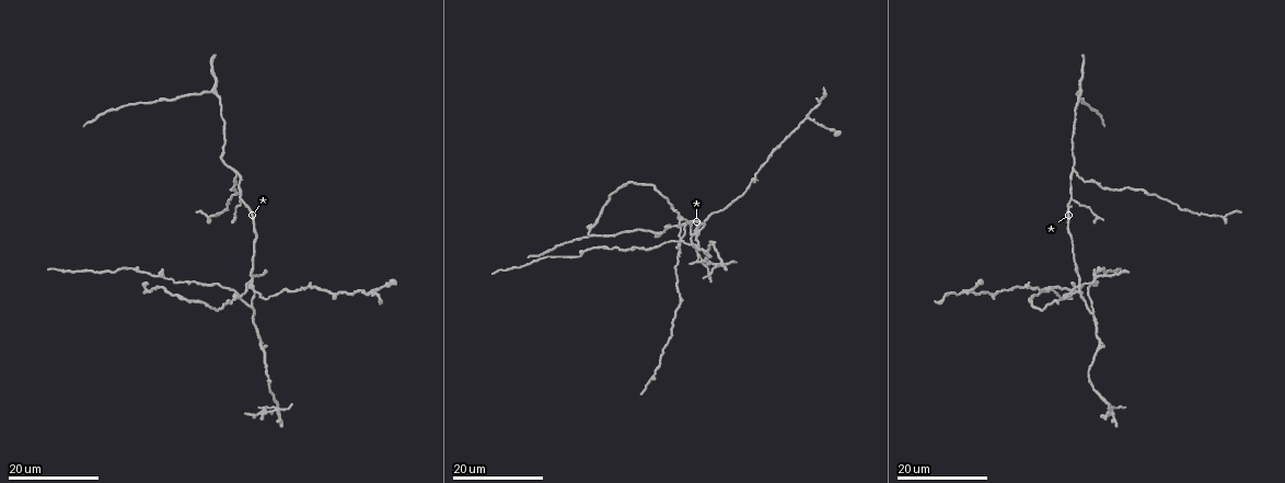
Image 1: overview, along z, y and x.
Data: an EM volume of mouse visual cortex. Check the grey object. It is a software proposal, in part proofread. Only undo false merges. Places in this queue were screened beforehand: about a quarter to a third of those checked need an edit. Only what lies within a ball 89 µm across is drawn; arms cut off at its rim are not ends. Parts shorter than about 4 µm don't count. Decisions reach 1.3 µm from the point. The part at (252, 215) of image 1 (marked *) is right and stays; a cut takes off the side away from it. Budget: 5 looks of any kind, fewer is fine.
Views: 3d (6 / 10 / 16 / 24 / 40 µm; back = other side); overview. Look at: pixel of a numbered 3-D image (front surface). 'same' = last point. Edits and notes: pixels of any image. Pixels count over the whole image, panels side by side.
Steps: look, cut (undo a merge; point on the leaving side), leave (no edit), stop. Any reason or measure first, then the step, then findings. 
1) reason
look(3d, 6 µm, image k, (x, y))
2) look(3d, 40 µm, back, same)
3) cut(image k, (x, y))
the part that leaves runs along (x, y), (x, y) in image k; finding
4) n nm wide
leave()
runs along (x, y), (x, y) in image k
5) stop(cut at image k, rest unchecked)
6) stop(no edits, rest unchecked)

branch point
look(3d, 24 µm, image 1, (1093, 315))

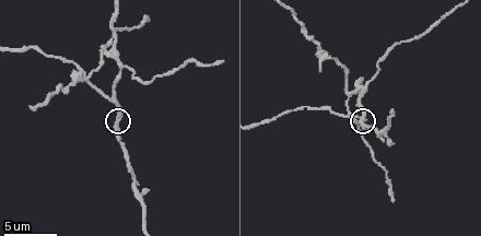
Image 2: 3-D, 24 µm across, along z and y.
closer look
look(3d, 6 µm, image 2, (366, 118))

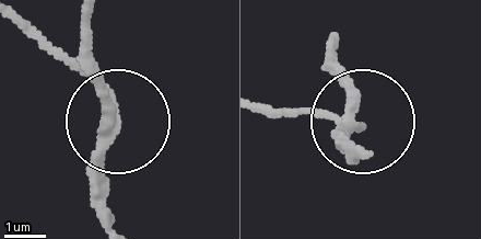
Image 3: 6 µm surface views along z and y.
cut(image 3, (331, 115))
two cells meet here

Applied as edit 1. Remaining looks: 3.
four or more arms meet
look(3d, 24 µm, image 1, (278, 410))

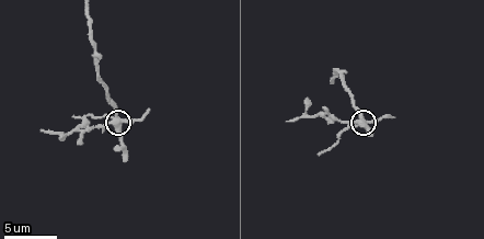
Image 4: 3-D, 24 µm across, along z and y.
look(3d, 6 µm, image 4, (115, 124))

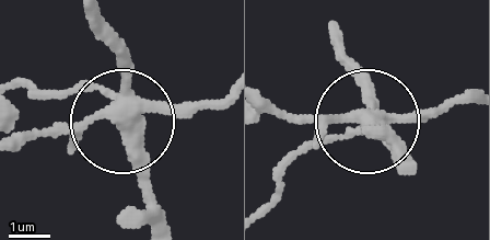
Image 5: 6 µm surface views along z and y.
other side
look(3d, 6 µm, back, image 5, (363, 119))

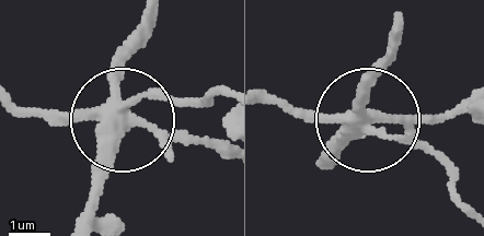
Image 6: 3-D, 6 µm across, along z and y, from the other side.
cut(image 6, (55, 115))
the part that leaves runs along (124, 117), (226, 138) in image 6; a second cell is stuck on

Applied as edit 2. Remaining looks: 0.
stop(cut at image 3, cut at image 6, rest unchecked)

